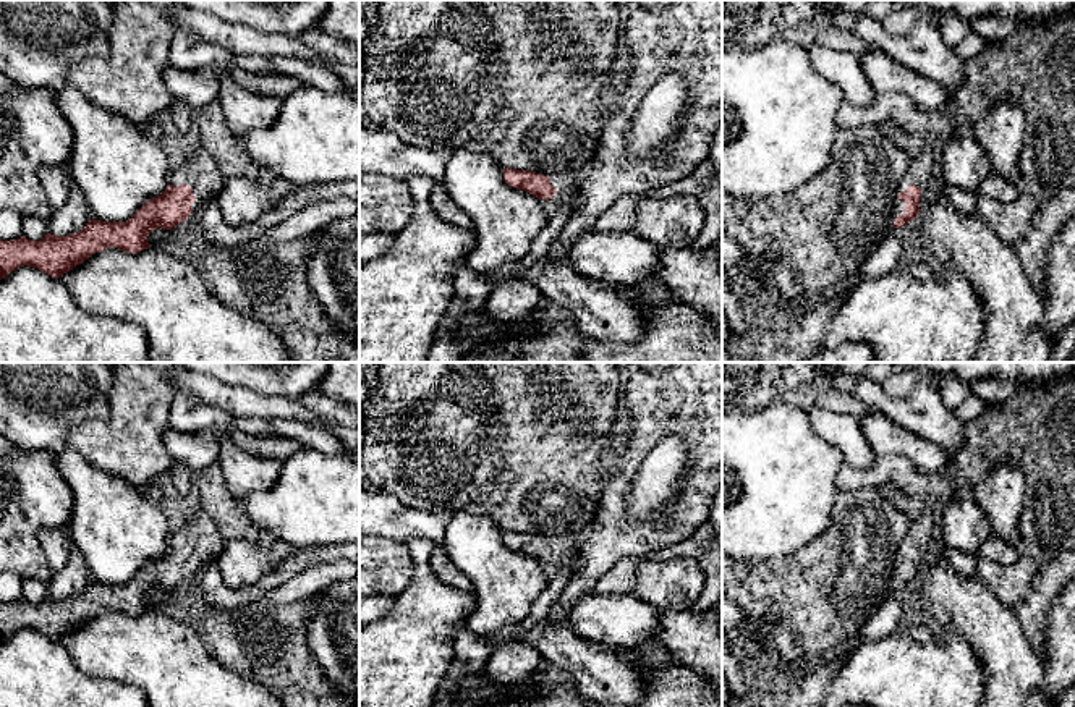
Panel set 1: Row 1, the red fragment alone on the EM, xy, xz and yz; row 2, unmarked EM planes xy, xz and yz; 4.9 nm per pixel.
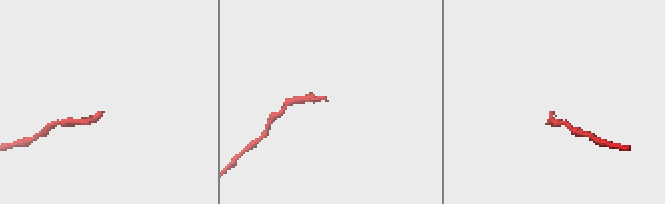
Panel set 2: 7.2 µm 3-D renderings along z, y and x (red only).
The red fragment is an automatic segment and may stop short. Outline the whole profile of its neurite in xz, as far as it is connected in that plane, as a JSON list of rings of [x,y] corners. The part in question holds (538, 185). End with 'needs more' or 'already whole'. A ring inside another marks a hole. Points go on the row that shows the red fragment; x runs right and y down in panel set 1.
[[[504,168],[504,181],[533,194],[542,204],[571,205],[576,210],[581,202],[581,178],[570,173],[539,175],[529,170]]] | needs more

